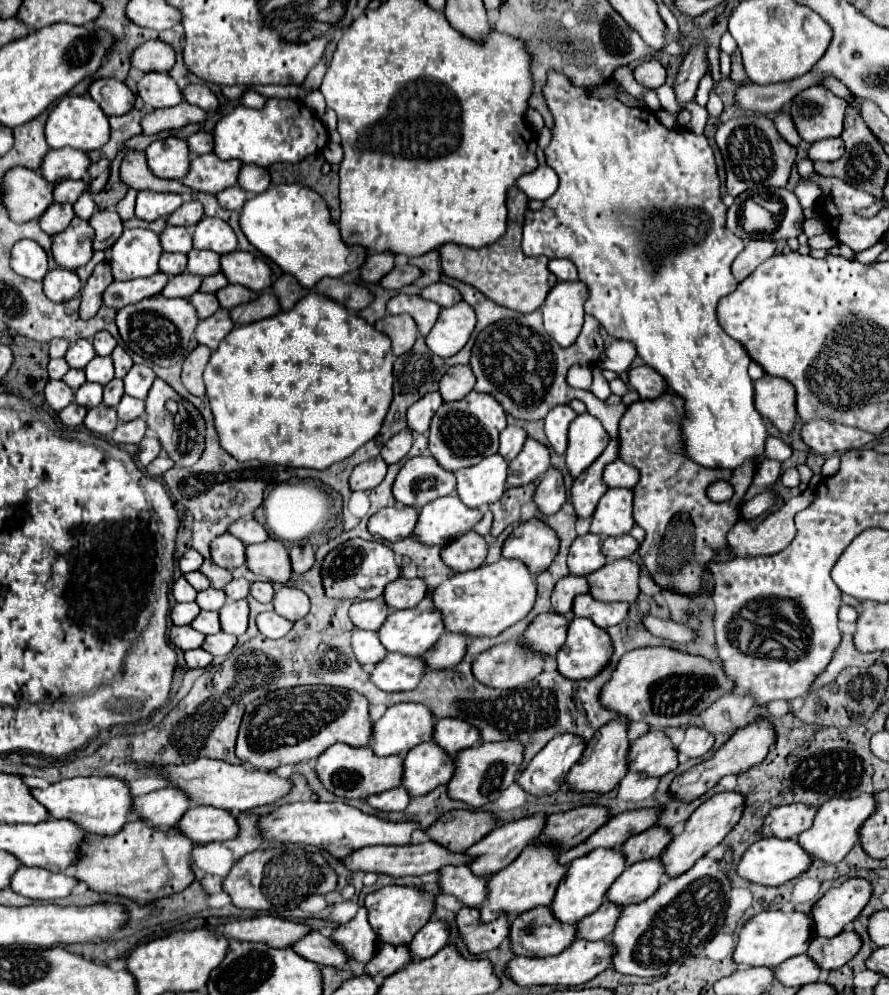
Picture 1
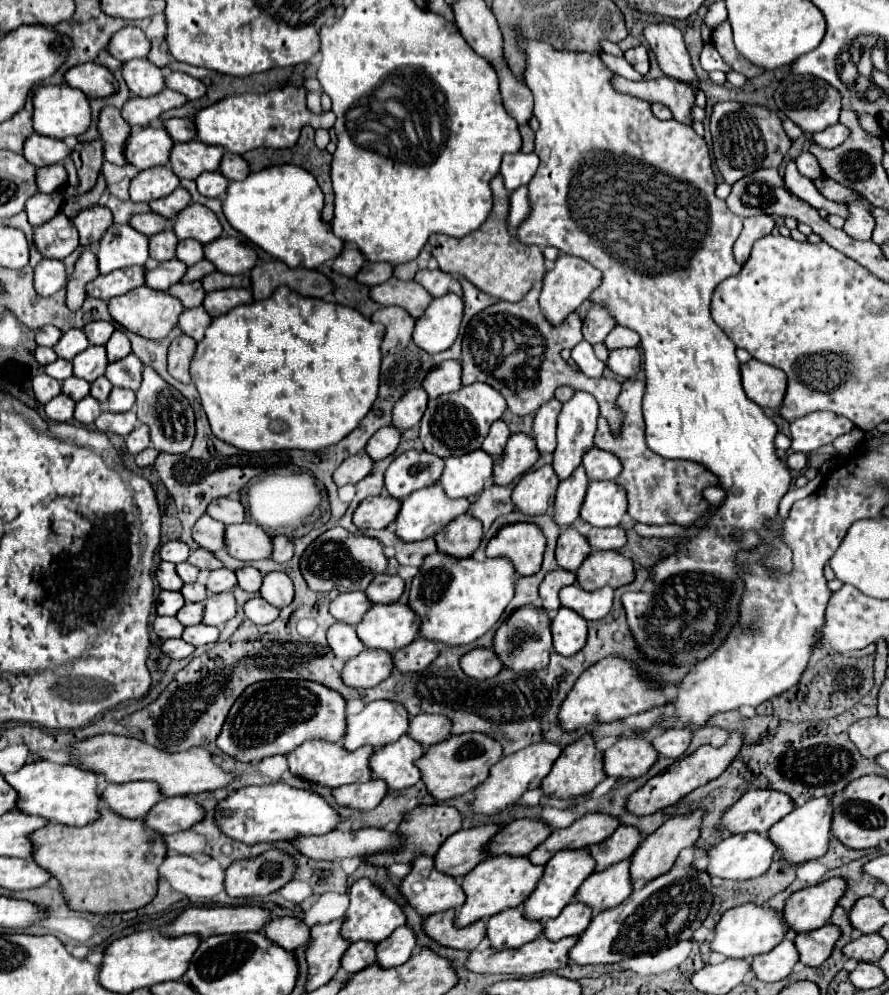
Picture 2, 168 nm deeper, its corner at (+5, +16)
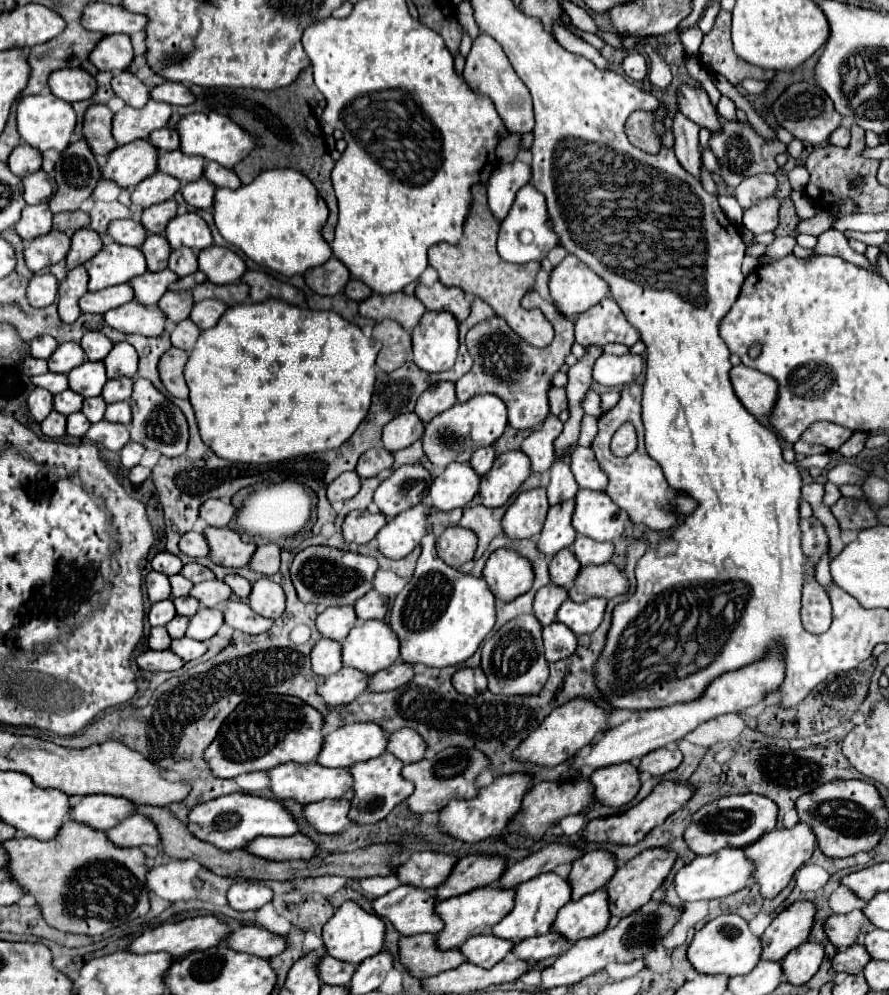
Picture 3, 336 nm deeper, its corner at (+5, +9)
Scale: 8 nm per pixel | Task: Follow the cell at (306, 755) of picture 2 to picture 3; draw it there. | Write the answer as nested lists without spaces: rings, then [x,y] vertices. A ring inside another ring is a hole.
[[[283,763],[279,767],[273,767],[267,775],[271,781],[269,789],[281,801],[293,799],[301,805],[307,805],[323,799],[353,799],[353,777],[349,775],[349,769],[329,769],[317,763]]]

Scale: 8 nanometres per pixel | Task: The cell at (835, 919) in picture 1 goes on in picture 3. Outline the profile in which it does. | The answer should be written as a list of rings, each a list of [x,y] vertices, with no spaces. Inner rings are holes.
[[[797,901],[781,911],[765,929],[761,939],[761,959],[781,961],[791,949],[807,941],[813,925],[815,905],[809,901]]]

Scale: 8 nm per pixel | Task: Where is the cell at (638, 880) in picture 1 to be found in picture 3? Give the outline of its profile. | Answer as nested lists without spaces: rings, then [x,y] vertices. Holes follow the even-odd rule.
[[[599,889],[591,895],[581,897],[579,901],[569,901],[565,907],[561,907],[553,923],[553,933],[565,937],[569,943],[575,943],[579,939],[601,933],[607,927],[609,919],[611,913],[607,893],[605,889]]]

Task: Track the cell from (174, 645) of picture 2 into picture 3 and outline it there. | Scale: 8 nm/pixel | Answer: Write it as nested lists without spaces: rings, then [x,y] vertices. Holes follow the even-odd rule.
[[[147,649],[137,657],[137,667],[143,671],[149,671],[149,673],[177,671],[181,665],[183,665],[183,661],[175,653],[171,653],[169,649],[165,649],[165,651]]]

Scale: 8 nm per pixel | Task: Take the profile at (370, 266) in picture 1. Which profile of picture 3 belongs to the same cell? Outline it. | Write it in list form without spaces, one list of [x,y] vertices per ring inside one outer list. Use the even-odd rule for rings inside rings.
[[[331,257],[327,263],[323,263],[321,267],[313,267],[303,275],[307,287],[319,295],[335,295],[339,293],[347,281],[349,281],[349,271],[347,267]]]

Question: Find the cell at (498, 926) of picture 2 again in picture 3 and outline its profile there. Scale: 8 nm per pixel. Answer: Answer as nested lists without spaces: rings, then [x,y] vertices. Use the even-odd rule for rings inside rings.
[[[491,933],[475,935],[473,939],[465,941],[459,947],[467,963],[475,963],[483,969],[491,969],[493,965],[503,961],[505,955],[511,953],[511,949],[513,949],[513,943],[509,943],[507,939],[497,939]]]

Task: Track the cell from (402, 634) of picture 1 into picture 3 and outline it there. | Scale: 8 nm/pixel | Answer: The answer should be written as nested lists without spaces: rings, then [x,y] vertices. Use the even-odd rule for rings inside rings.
[[[359,621],[341,641],[341,661],[345,667],[373,675],[399,659],[397,635],[385,621]]]

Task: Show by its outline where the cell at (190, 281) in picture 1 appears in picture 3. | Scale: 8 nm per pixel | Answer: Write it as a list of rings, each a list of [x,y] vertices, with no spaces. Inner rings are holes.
[[[163,269],[157,273],[145,271],[143,275],[133,277],[129,285],[135,291],[135,301],[145,307],[151,307],[151,305],[157,305],[157,301],[163,297],[163,293],[173,281],[177,281],[177,275],[171,269]]]

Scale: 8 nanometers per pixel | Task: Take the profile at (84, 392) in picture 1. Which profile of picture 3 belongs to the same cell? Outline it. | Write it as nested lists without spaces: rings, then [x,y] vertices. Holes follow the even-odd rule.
[[[71,389],[55,395],[55,399],[53,399],[53,409],[61,415],[77,413],[77,411],[81,411],[81,407],[83,407],[83,397],[75,395]]]

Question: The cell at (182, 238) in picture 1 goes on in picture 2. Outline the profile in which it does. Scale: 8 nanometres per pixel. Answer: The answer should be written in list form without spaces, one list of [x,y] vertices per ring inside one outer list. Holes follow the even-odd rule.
[[[155,212],[141,214],[141,216],[133,216],[129,220],[129,224],[133,224],[133,228],[139,230],[141,234],[145,234],[145,236],[153,236],[153,234],[159,234],[163,230],[171,230],[173,228],[173,222],[169,218],[157,216]]]

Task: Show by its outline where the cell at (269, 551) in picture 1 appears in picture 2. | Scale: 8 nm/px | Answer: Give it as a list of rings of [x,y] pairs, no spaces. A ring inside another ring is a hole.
[[[253,522],[225,528],[227,552],[237,560],[265,560],[273,554],[273,538]]]

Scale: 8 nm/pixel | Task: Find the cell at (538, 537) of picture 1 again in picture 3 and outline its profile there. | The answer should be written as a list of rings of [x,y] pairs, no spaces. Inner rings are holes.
[[[499,549],[485,563],[483,579],[497,599],[509,603],[531,589],[533,569],[529,561],[515,551]]]

